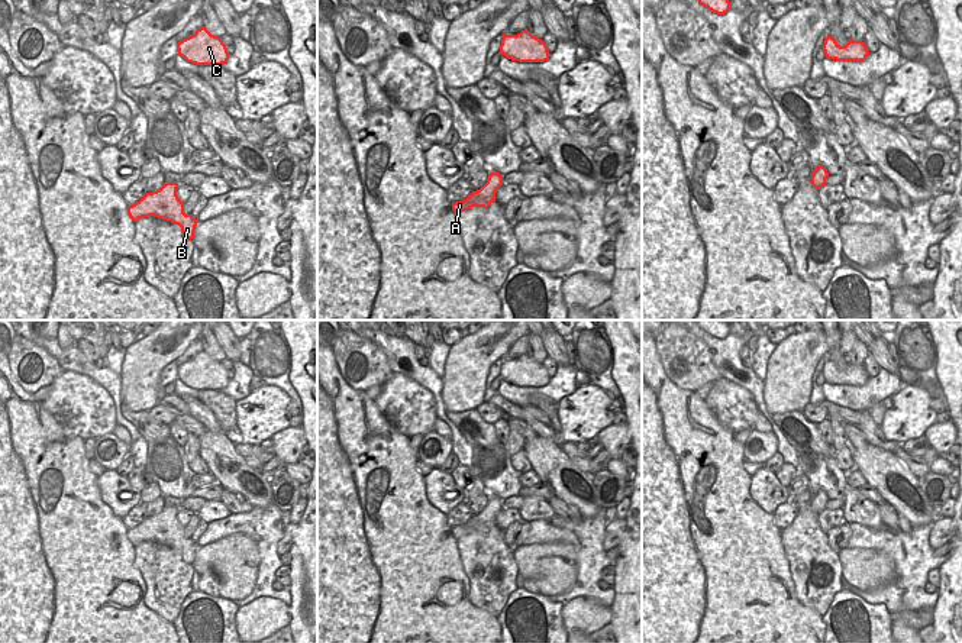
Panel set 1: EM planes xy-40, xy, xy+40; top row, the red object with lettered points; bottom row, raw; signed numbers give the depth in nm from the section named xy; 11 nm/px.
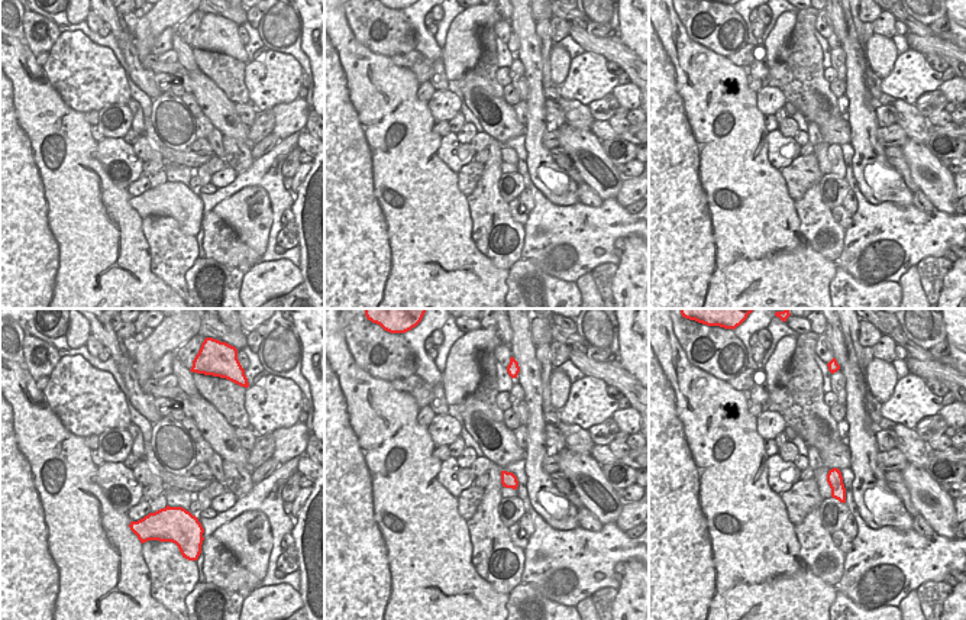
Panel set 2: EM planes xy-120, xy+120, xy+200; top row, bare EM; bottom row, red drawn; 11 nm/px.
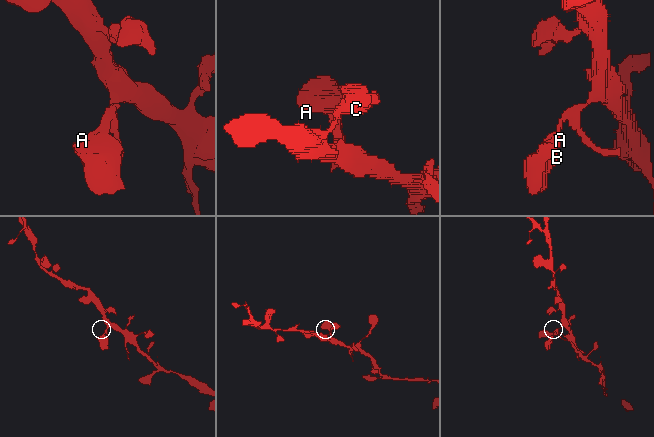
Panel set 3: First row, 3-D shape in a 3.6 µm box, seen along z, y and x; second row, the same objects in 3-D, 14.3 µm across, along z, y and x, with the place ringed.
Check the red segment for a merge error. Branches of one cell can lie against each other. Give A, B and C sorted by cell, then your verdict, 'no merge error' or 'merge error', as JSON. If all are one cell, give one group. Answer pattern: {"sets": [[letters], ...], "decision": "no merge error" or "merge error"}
{"sets": [["A", "B", "C"]], "decision": "no merge error"}

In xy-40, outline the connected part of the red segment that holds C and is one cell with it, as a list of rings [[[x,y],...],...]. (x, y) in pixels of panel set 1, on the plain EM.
[[[204,350],[194,359],[177,368],[180,381],[196,390],[222,390],[229,384],[229,377],[222,362],[212,359]]]

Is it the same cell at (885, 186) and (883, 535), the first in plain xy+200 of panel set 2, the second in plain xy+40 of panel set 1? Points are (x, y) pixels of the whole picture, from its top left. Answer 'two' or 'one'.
two

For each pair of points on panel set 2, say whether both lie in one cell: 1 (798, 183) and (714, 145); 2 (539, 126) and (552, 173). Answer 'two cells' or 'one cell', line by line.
1: two cells
2: one cell

